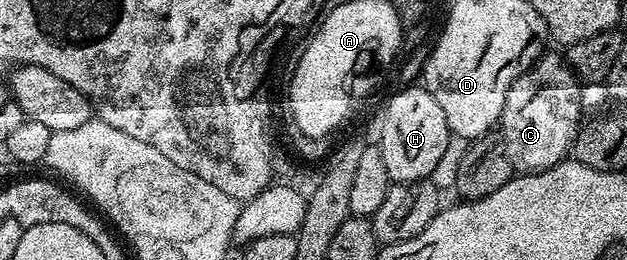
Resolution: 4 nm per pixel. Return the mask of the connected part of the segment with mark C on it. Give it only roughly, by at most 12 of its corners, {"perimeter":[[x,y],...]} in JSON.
{"perimeter":[[531,94],[503,110],[503,151],[515,172],[552,170],[575,131]]}

